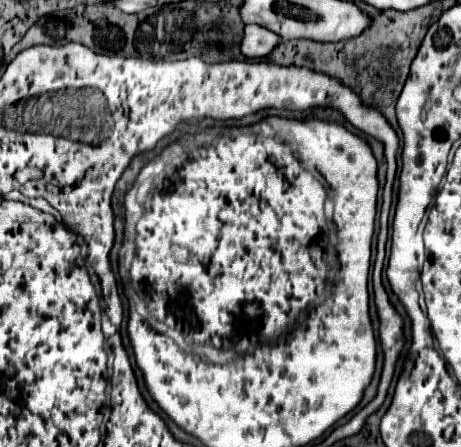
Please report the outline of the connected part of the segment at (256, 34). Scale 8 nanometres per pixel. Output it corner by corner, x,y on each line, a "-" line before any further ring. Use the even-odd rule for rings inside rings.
246,25
240,51
248,59
264,59
278,43
280,43
280,37
276,33
260,25

